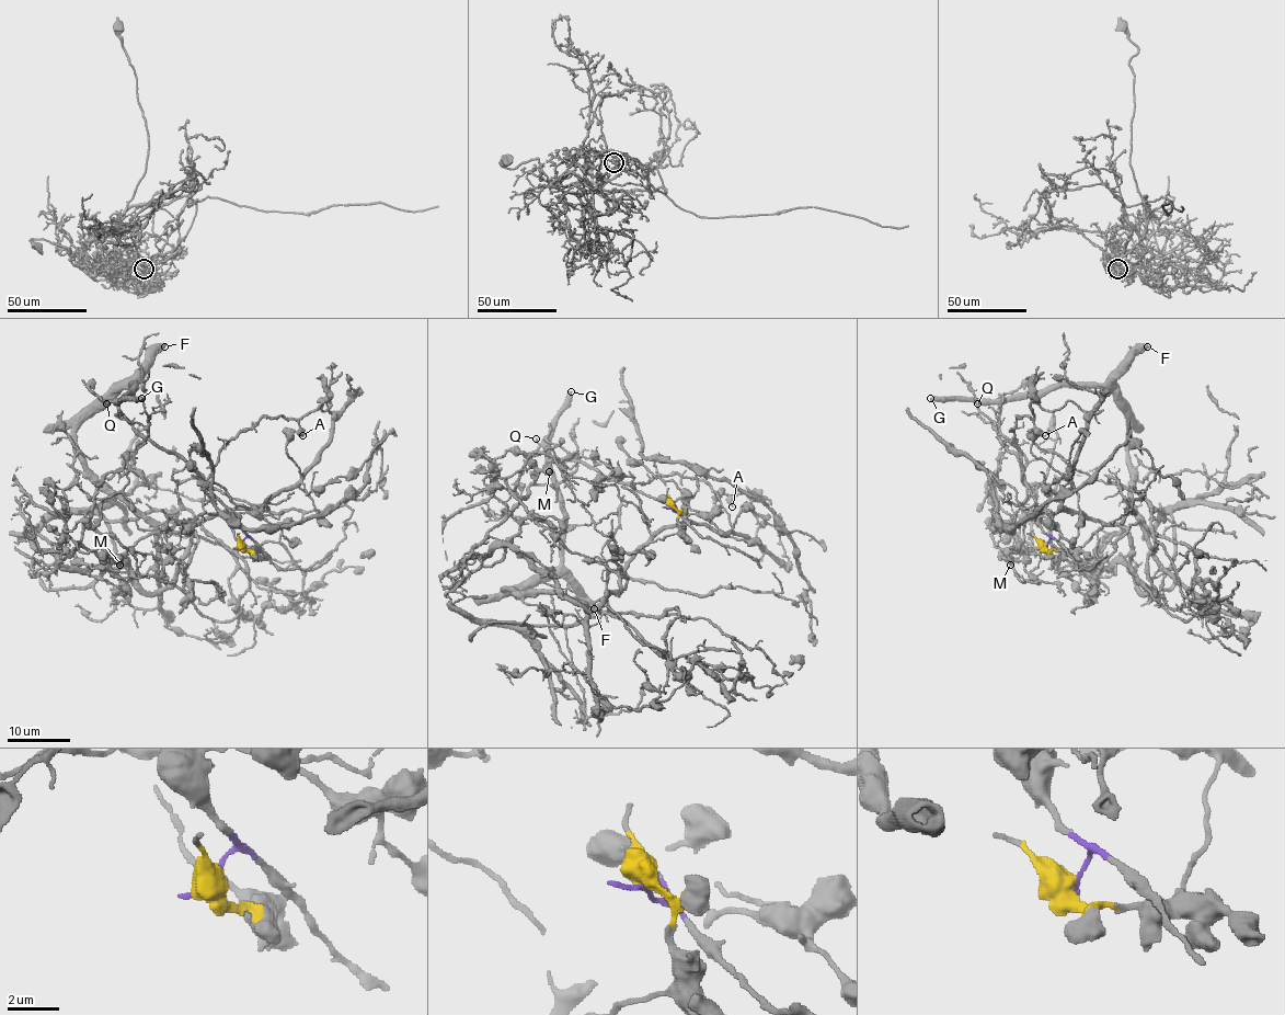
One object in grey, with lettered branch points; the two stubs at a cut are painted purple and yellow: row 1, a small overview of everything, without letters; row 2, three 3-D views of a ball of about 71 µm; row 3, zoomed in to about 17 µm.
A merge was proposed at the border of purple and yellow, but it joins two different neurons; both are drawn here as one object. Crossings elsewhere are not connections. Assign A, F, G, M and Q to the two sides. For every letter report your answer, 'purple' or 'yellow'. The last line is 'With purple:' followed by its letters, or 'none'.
A: purple
F: purple
G: purple
M: yellow
Q: purple
With purple: A, F, G, Q

